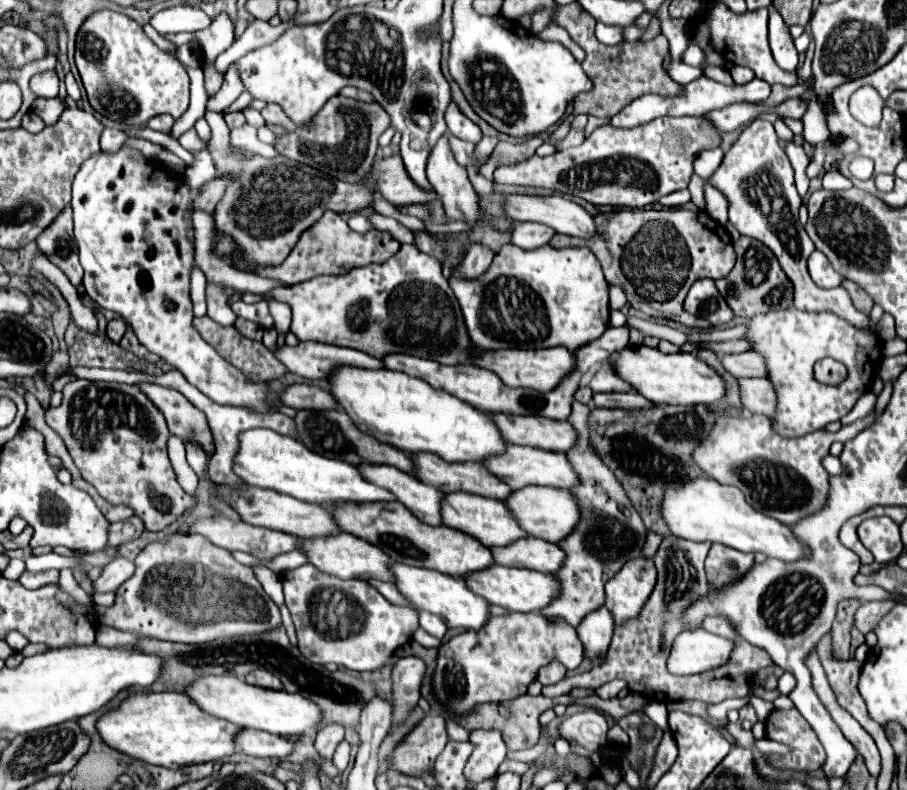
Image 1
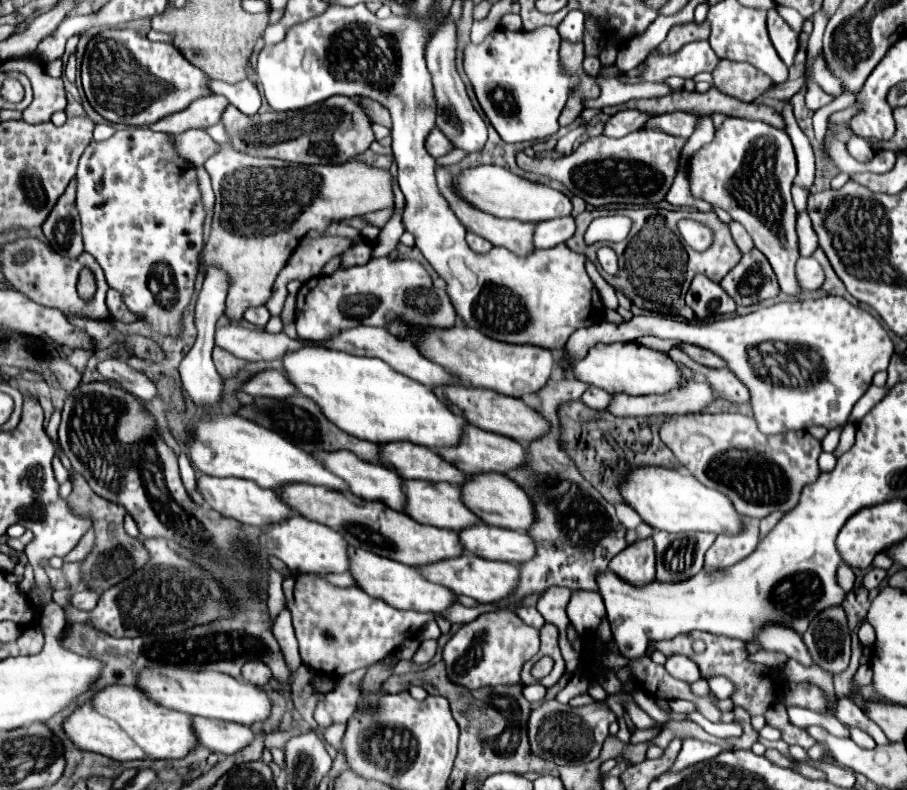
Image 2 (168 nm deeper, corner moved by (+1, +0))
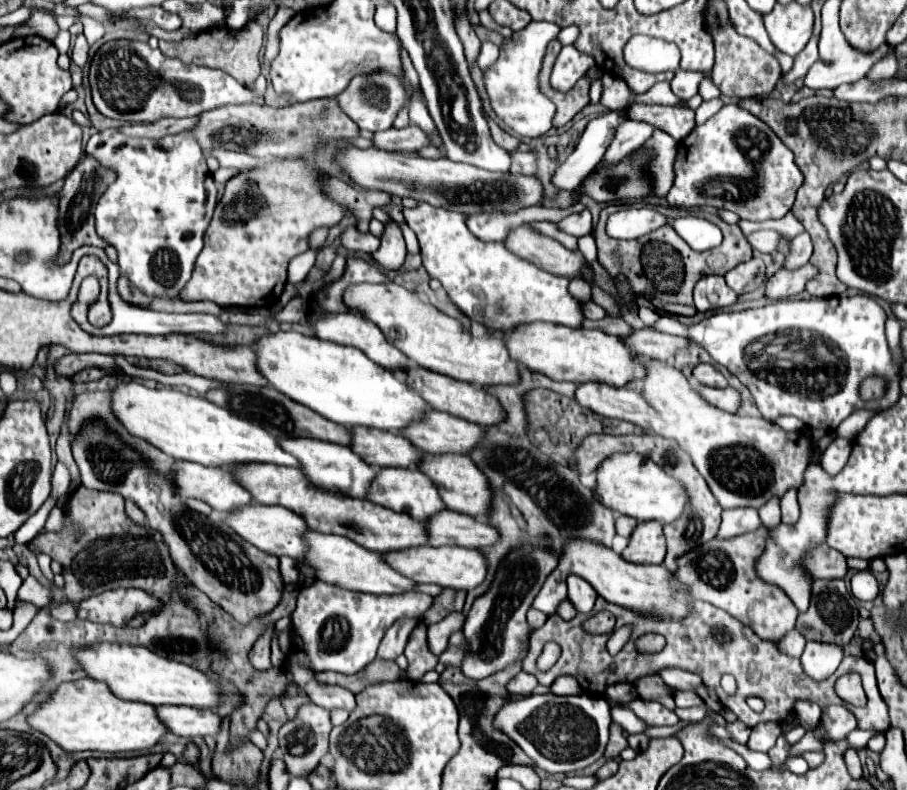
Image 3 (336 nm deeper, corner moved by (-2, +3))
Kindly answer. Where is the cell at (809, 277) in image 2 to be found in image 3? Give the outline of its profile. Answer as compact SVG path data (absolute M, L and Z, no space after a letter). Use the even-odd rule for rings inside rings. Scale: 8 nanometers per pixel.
M803 265L795 271L785 271L785 269L777 271L765 283L765 297L777 301L777 299L799 295L805 289L805 283L813 275L815 275L815 267L811 265Z

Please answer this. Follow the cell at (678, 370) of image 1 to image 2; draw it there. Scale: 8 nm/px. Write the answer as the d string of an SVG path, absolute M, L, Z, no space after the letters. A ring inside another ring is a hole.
M636 342L624 344L598 344L588 352L588 356L574 364L576 378L602 388L610 394L624 392L632 396L648 396L648 394L666 394L674 388L682 388L686 384L682 368L664 352L646 348Z

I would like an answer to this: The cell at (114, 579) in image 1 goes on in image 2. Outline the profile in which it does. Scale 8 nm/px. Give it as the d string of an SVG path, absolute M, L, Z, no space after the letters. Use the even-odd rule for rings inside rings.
M84 588L84 590L80 590L80 592L76 592L76 594L72 596L72 604L74 604L76 608L80 608L80 610L92 610L92 608L96 608L96 604L98 604L98 600L100 600L100 594L102 594L102 592L98 592L98 590Z

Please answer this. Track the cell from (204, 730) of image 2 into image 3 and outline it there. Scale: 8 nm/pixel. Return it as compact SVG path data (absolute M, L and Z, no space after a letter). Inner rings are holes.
M159 705L155 707L155 715L167 727L169 733L181 737L207 737L217 735L221 717L209 709L195 709L183 705Z

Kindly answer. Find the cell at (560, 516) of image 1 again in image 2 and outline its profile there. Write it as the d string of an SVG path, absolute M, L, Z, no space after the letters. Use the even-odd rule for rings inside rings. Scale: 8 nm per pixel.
M472 476L472 484L464 484L462 492L464 492L464 498L468 500L468 506L488 526L528 532L536 522L536 508L532 498L520 484L516 484L508 476Z

